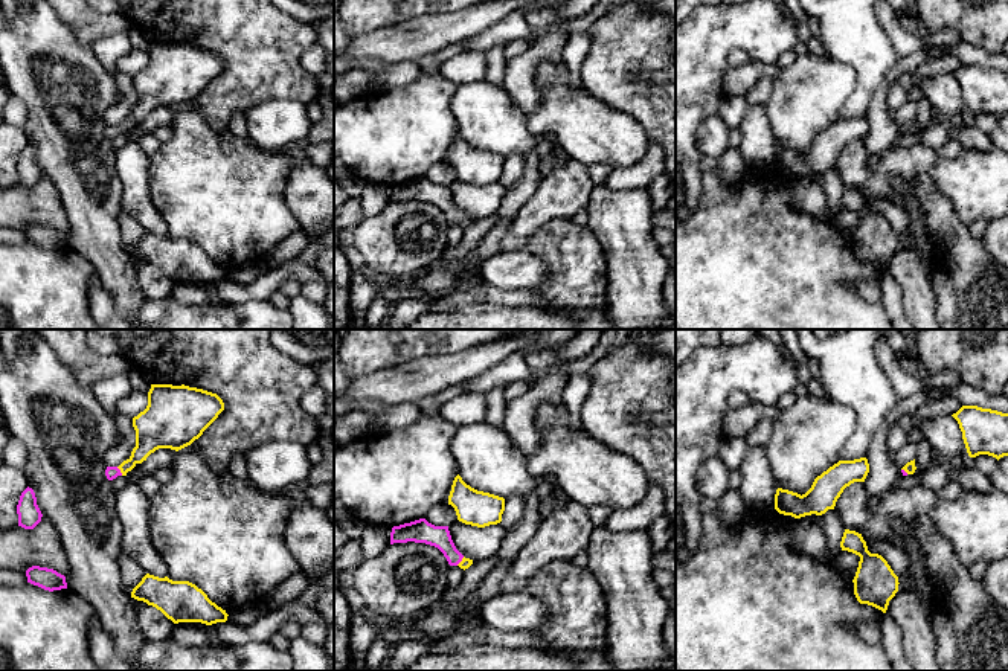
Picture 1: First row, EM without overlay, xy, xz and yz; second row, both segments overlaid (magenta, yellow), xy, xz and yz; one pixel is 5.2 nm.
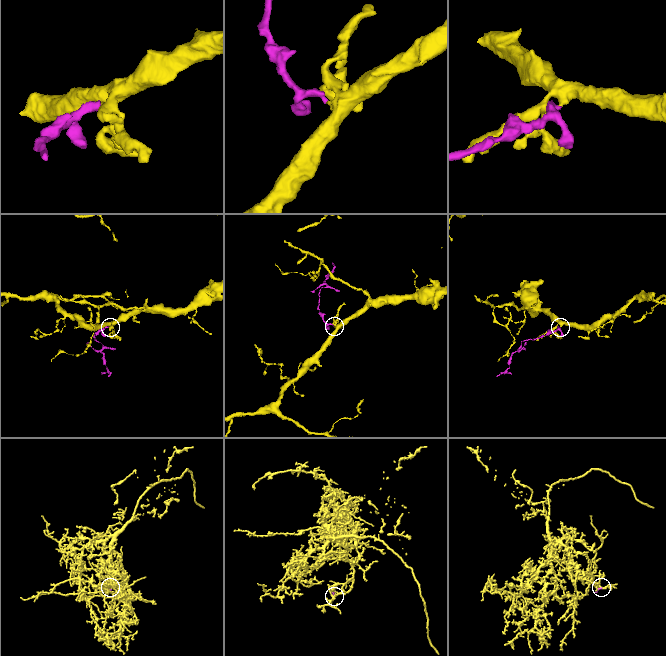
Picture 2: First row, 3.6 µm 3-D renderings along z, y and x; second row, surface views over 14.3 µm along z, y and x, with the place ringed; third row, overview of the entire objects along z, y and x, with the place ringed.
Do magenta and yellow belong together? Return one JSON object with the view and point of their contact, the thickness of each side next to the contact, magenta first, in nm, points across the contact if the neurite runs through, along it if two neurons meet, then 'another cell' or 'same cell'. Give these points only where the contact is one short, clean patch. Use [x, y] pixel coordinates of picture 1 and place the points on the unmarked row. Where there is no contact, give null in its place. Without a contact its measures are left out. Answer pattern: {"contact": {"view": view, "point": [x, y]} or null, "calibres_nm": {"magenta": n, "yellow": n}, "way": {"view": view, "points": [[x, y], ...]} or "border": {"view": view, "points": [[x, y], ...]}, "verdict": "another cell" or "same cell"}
{"contact": {"view": "xy", "point": [119, 130]}, "calibres_nm": {"magenta": 70, "yellow": 160}, "way": {"view": "xy", "points": [[112, 131], [119, 130], [144, 107], [150, 93]]}, "verdict": "same cell"}

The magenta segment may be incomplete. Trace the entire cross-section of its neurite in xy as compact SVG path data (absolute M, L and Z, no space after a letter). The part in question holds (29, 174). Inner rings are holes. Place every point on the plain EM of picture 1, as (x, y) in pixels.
M26 146L17 163L18 185L34 188L41 180L41 169L37 163L37 156L32 146Z

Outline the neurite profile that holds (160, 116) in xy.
M159 107L154 111L151 111L140 124L139 130L133 134L133 139L130 142L139 140L140 136L146 133L154 133L156 128L169 125L175 116L177 110L171 107Z

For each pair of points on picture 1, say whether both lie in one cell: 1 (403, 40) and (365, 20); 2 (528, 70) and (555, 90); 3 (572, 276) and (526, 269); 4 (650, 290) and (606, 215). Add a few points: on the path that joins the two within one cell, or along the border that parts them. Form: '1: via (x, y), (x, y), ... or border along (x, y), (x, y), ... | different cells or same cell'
1: border along (414, 19), (380, 26), (349, 40) | different cells
2: border along (561, 61), (539, 66), (540, 102), (529, 113) | different cells
3: border along (522, 249), (546, 267), (534, 290) | different cells
4: via (636, 272), (624, 234) | same cell

